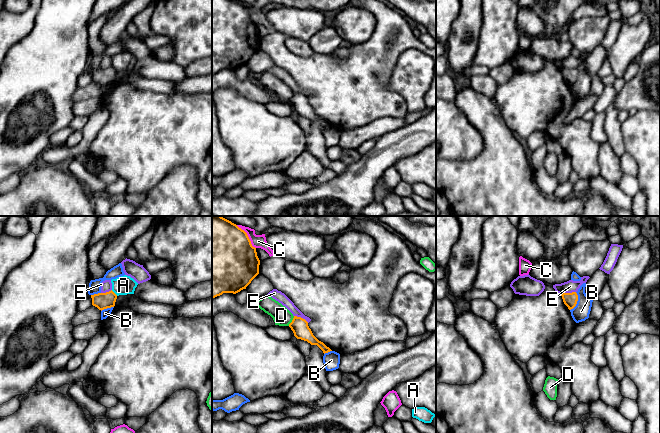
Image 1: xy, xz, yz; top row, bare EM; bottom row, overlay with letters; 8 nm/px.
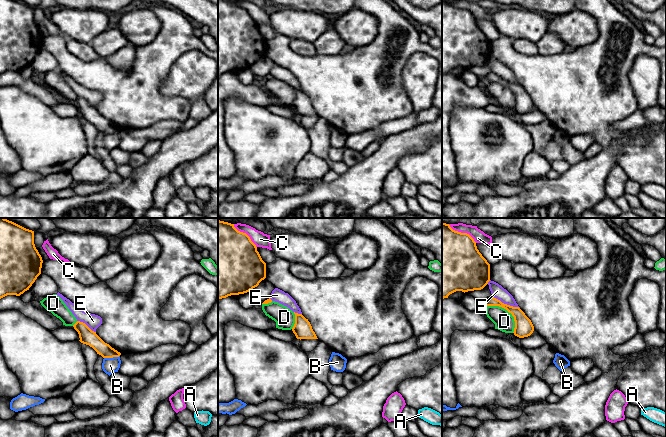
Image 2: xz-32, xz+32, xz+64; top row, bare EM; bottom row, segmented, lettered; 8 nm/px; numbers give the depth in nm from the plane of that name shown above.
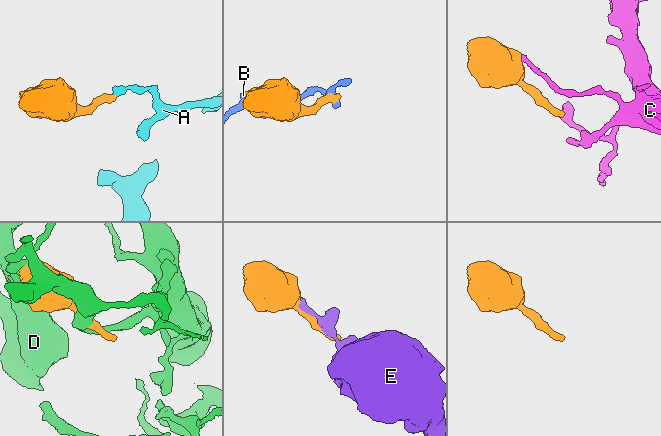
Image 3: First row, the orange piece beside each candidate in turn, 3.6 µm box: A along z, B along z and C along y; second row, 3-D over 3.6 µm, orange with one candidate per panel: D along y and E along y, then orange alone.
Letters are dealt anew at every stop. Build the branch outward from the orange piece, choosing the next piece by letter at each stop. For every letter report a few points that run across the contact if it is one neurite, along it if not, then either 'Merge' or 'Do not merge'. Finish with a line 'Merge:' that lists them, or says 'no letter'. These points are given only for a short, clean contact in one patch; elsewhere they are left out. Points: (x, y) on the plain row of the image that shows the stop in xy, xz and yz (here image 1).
A: Line: xy (111, 66), (117, 71). Do not merge
B: Line: yz (576, 68), (577, 79), (570, 86). Do not merge
C: Do not merge
D: Do not merge
E: Do not merge
Merge: no letter

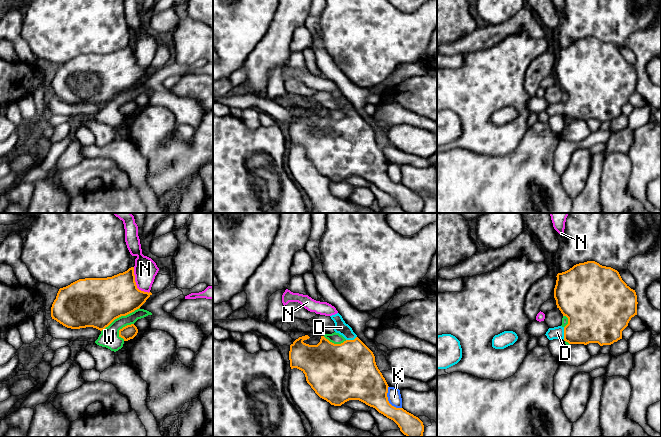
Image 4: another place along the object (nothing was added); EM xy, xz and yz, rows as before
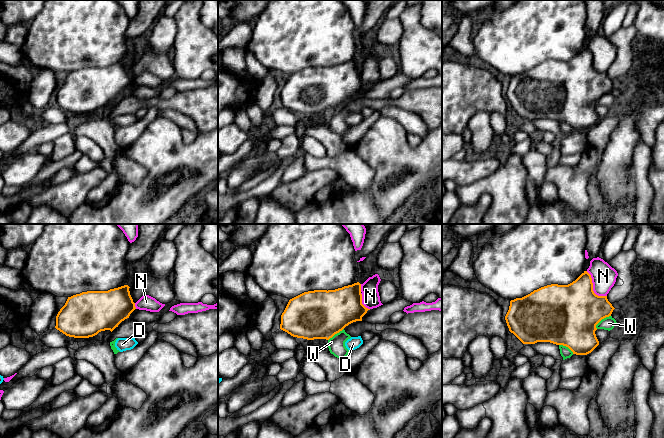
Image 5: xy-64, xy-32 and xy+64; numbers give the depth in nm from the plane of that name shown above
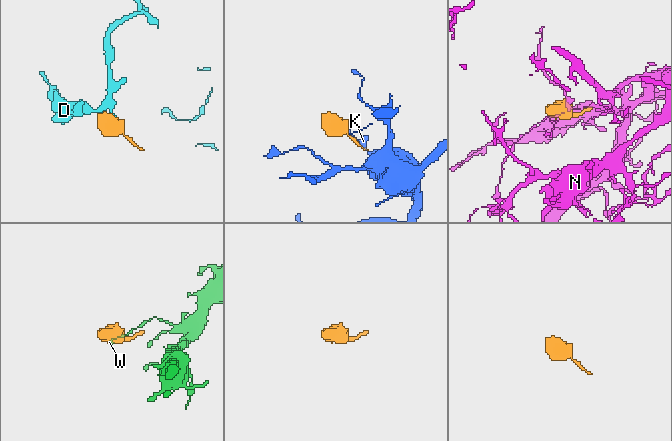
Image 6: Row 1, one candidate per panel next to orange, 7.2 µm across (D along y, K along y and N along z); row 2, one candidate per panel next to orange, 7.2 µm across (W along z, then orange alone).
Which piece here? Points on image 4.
D: Merge
K: Do not merge
N: Do not merge
W: Do not merge
Merge: D

